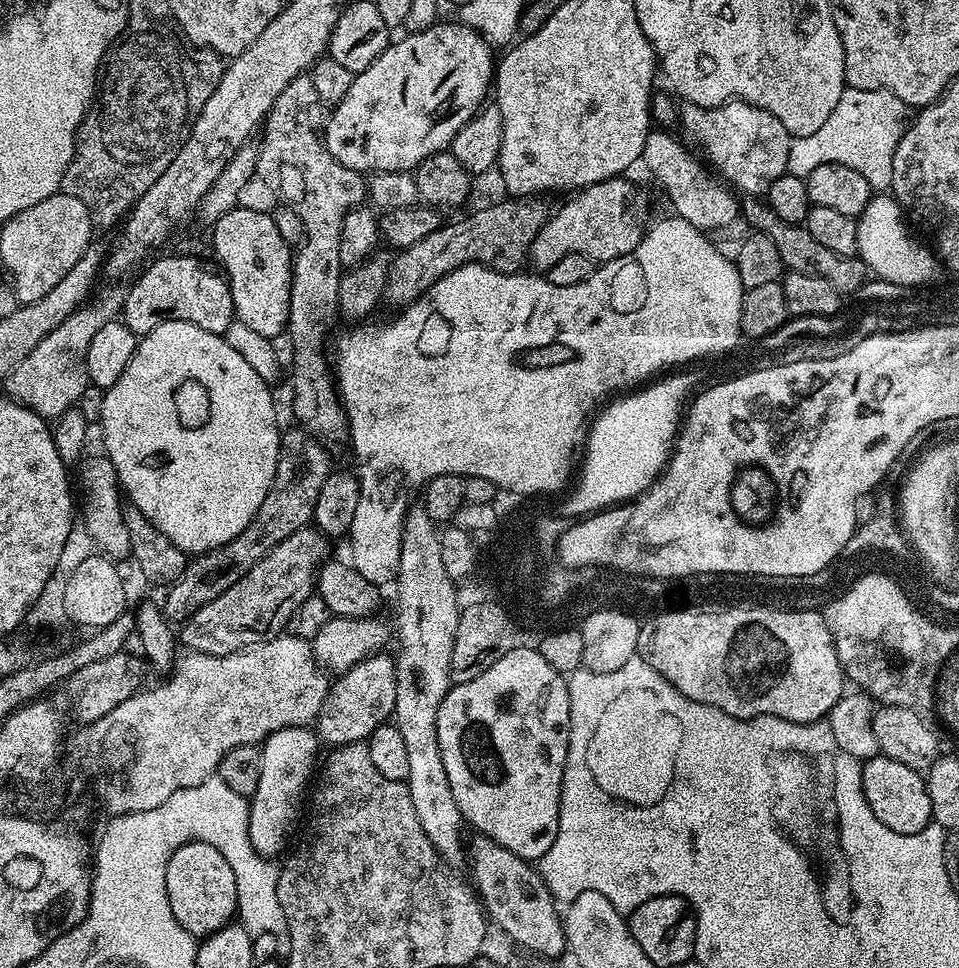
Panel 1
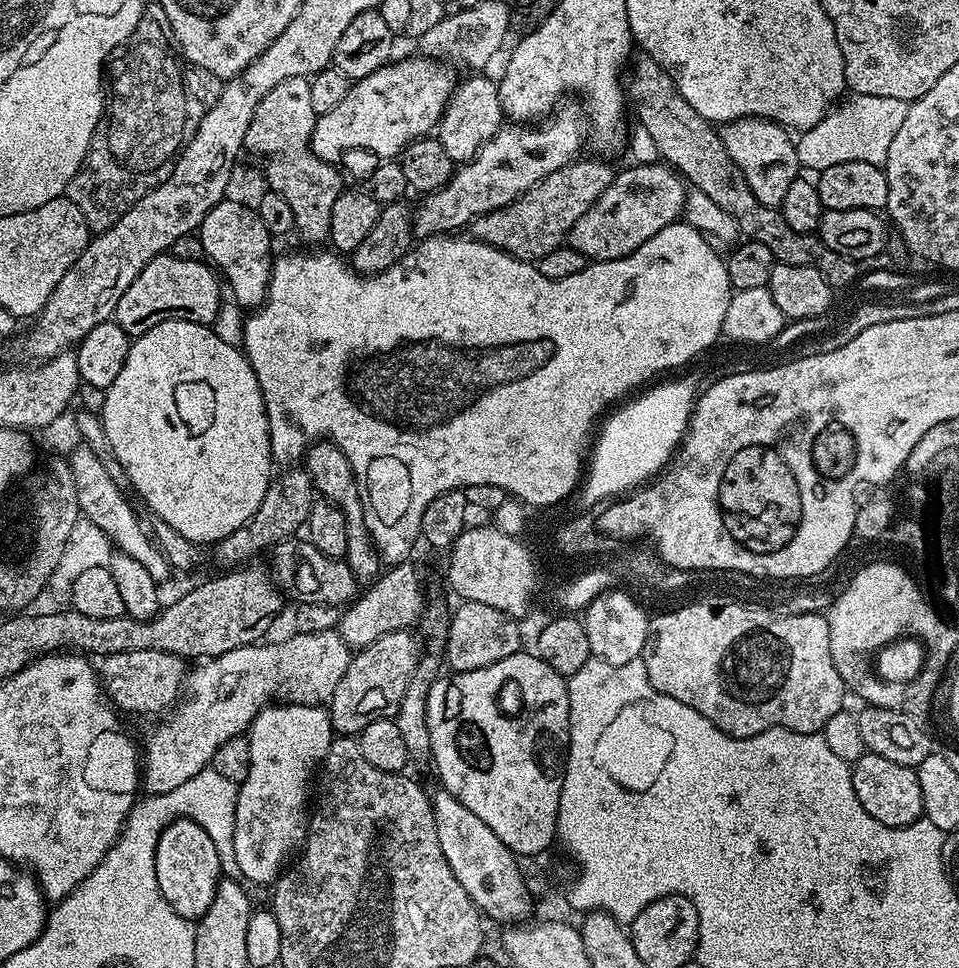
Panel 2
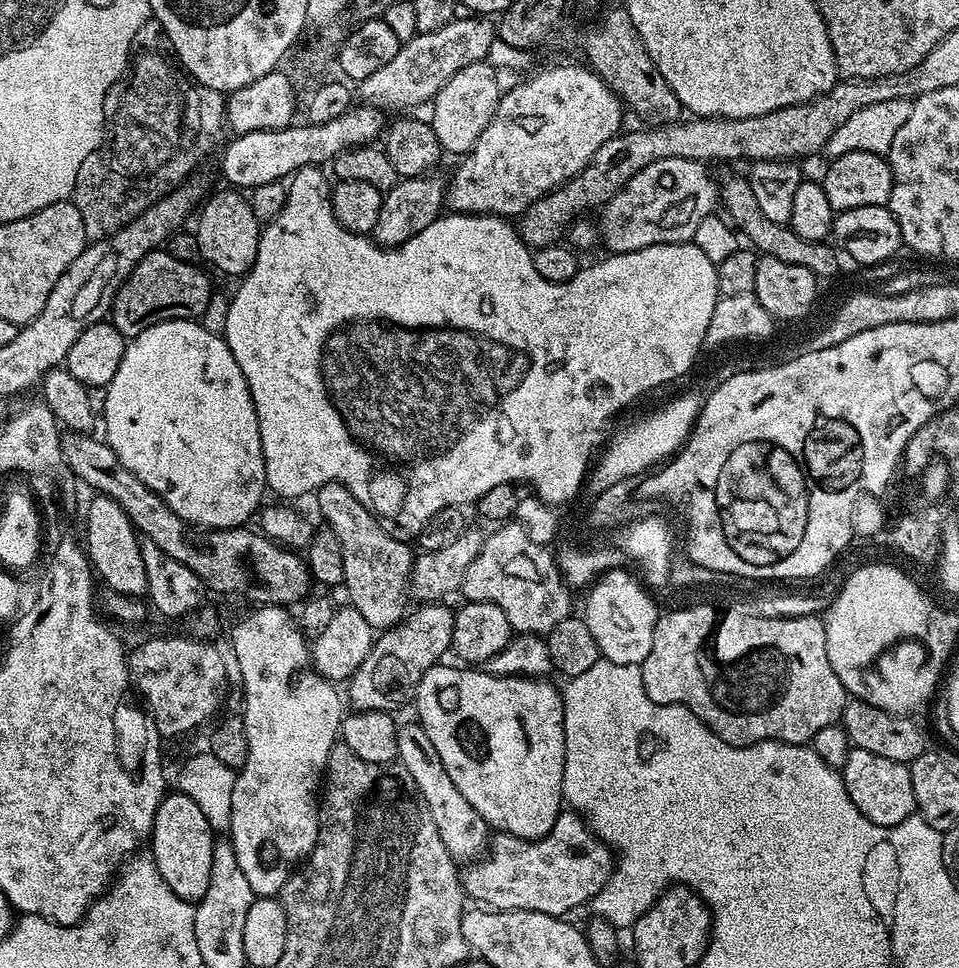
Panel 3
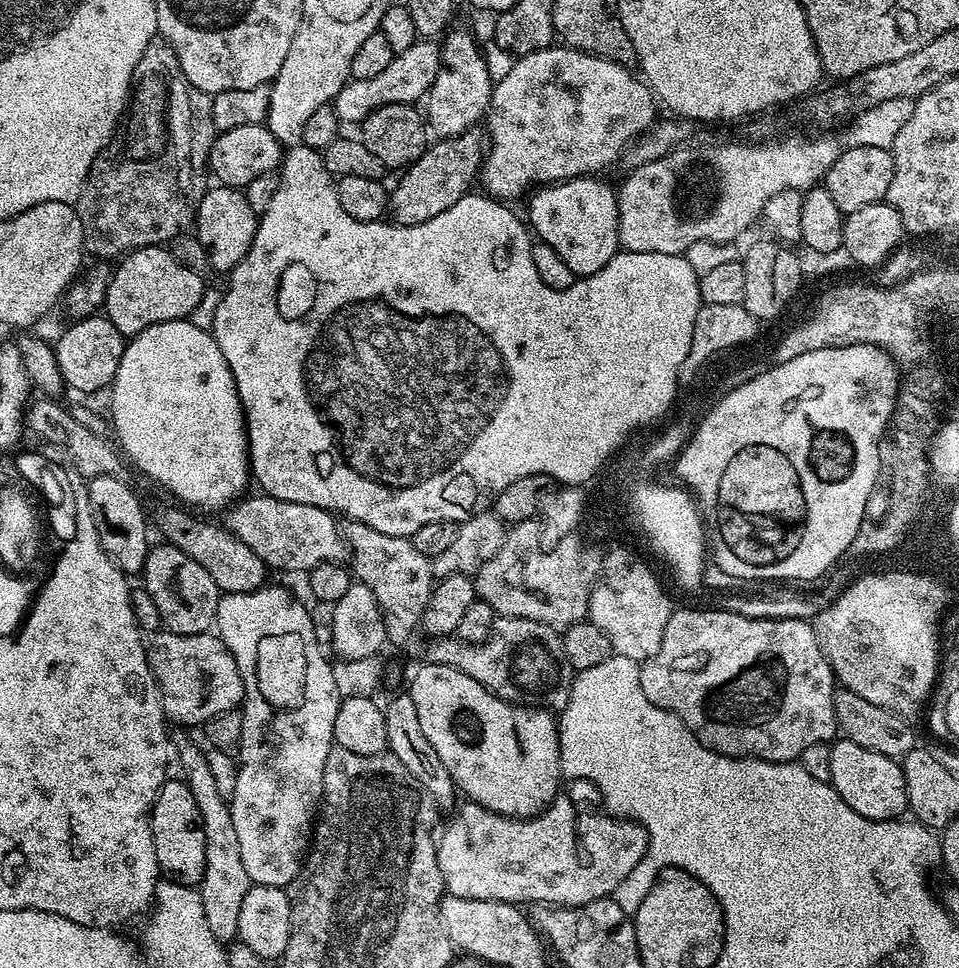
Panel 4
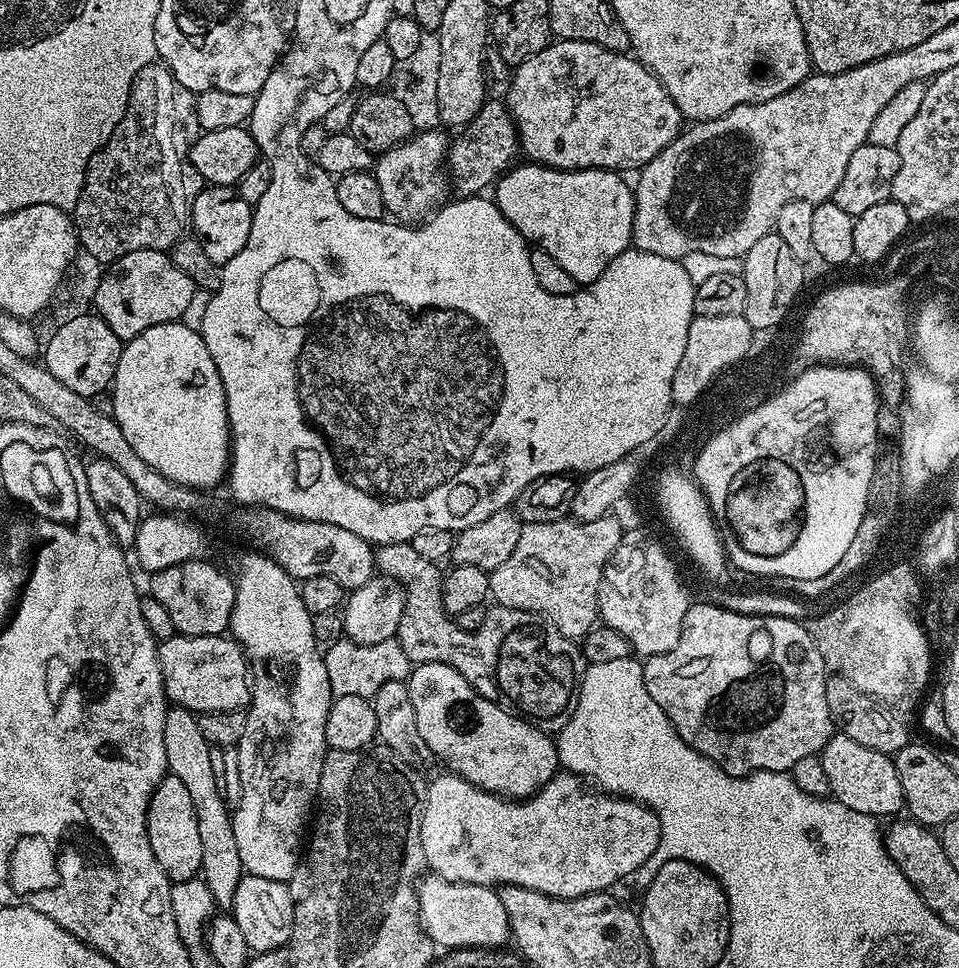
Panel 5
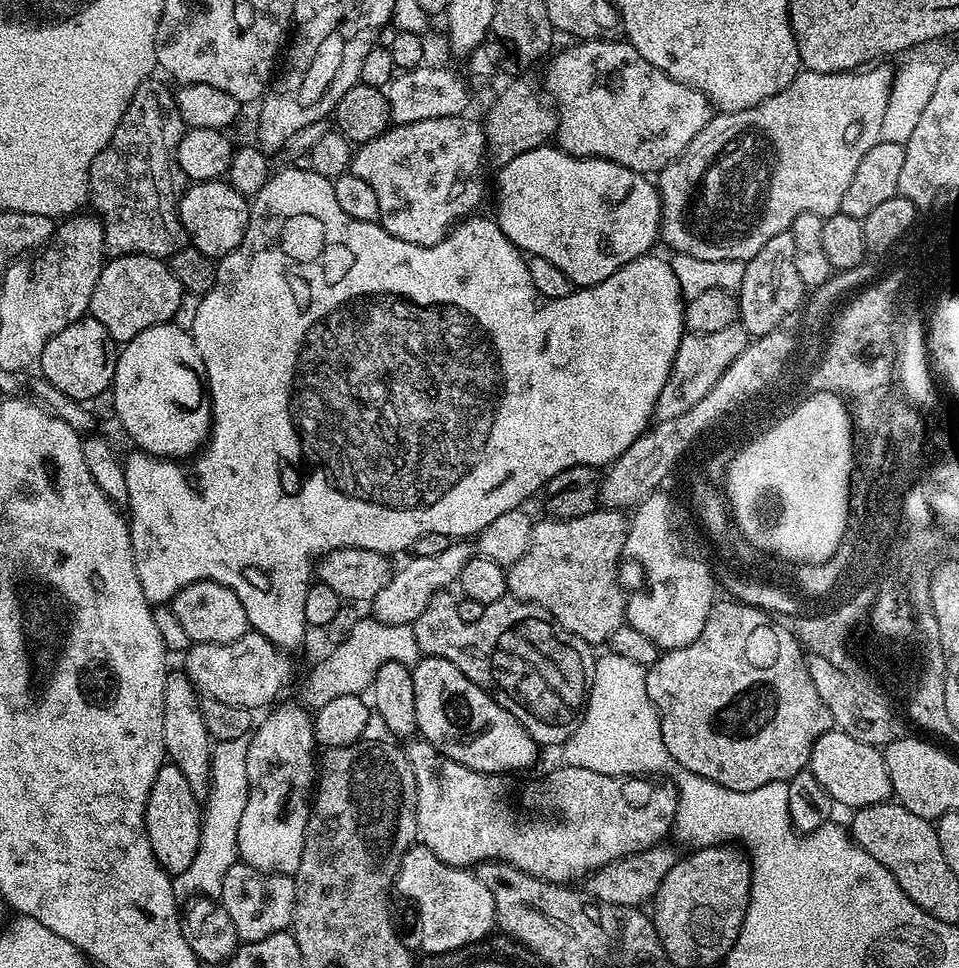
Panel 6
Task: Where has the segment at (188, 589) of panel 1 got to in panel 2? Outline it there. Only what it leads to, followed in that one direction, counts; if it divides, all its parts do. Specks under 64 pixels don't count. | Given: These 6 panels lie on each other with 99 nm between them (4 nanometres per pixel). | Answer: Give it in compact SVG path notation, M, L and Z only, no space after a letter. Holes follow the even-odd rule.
M292 466L273 479L272 484L266 490L266 498L262 498L262 506L254 514L254 518L248 521L245 527L234 530L226 538L222 538L214 545L216 560L221 564L221 569L232 570L237 566L247 565L259 552L267 553L269 550L281 544L284 540L293 539L296 532L305 527L308 515L312 513L314 503L314 489L310 474L303 467Z

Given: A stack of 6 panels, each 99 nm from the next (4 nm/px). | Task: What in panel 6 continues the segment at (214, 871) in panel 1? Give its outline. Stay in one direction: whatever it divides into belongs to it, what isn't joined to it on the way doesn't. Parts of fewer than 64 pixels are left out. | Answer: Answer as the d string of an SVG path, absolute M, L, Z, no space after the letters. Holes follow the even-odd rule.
M165 762L158 770L146 802L144 821L154 858L164 867L164 871L175 874L189 868L190 862L194 862L194 854L198 854L200 849L202 804L194 790L190 790L190 782L186 782L178 766Z

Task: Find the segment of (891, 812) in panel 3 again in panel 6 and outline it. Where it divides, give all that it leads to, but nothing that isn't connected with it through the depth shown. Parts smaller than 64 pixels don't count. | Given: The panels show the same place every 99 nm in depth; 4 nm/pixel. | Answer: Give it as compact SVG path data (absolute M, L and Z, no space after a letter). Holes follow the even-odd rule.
M833 730L822 734L822 738L814 742L808 768L814 778L822 782L822 790L830 794L832 801L837 805L845 804L848 810L883 804L893 799L883 751L866 742L858 742L858 738L850 738L850 734L845 732Z

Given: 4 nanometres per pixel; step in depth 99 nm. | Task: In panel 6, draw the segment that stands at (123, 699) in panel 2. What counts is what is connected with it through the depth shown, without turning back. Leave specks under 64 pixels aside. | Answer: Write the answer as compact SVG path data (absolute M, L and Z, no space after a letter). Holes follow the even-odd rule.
M249 630L242 634L242 638L229 644L193 643L183 653L182 672L200 696L218 698L218 702L249 710L267 709L273 703L271 700L287 686L288 679L292 676L292 664L288 661L288 656L287 651L277 648L261 632Z

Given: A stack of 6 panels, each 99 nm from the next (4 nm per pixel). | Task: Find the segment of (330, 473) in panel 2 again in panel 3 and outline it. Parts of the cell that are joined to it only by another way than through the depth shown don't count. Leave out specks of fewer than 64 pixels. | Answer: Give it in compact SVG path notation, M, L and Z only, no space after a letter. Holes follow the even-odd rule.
M338 482L323 484L316 489L314 499L316 499L316 508L320 511L321 518L324 519L321 521L331 529L342 545L342 566L346 566L342 588L343 591L348 591L348 596L352 599L349 600L351 607L356 608L358 614L362 614L362 618L366 618L366 622L370 622L374 630L392 628L400 623L406 615L404 603L409 603L410 600L414 552L408 549L409 545L405 541L399 540L397 536L391 536L384 529L384 525L377 520L376 515L366 510L366 506L362 506L362 502L358 502L344 484Z

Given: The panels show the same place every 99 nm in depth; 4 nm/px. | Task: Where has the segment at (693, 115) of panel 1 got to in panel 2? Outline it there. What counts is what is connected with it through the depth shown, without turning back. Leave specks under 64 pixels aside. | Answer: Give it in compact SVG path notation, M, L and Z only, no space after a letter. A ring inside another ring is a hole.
M746 116L743 120L730 120L719 129L726 154L730 154L732 164L742 170L748 188L762 202L762 206L779 209L782 198L786 196L786 186L801 175L796 145L789 129L773 120L762 120ZM789 136L789 137L788 137Z

